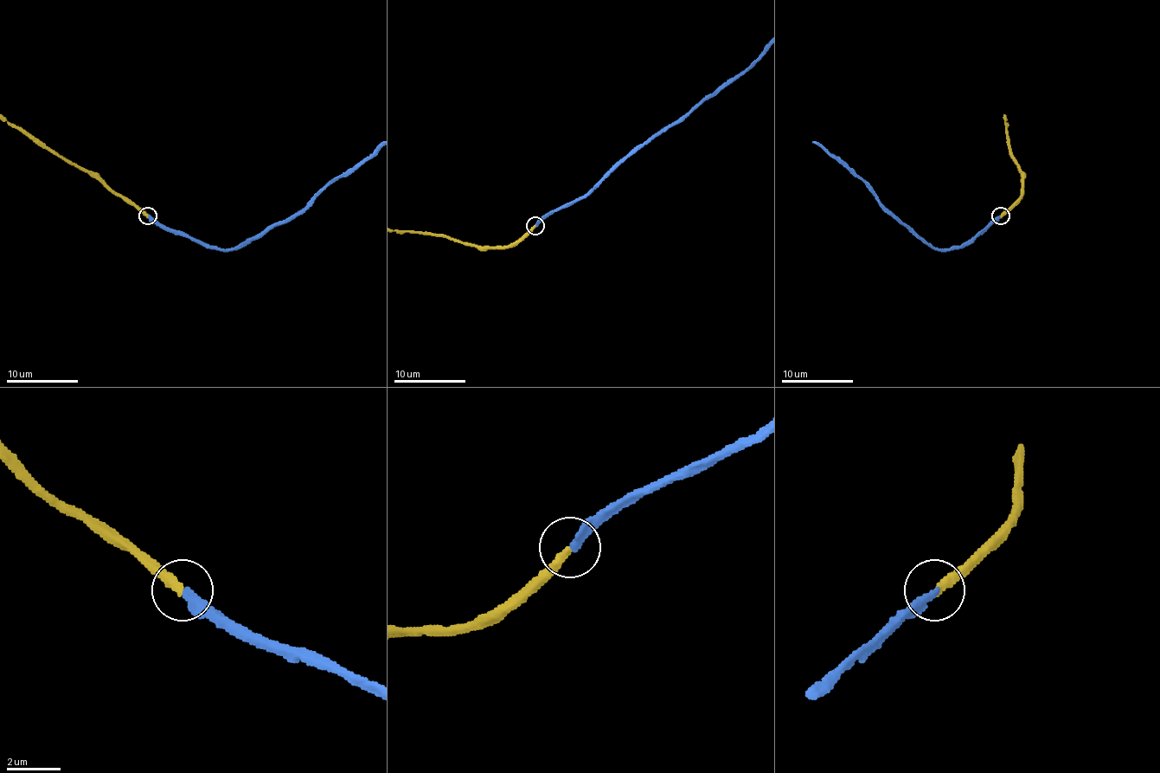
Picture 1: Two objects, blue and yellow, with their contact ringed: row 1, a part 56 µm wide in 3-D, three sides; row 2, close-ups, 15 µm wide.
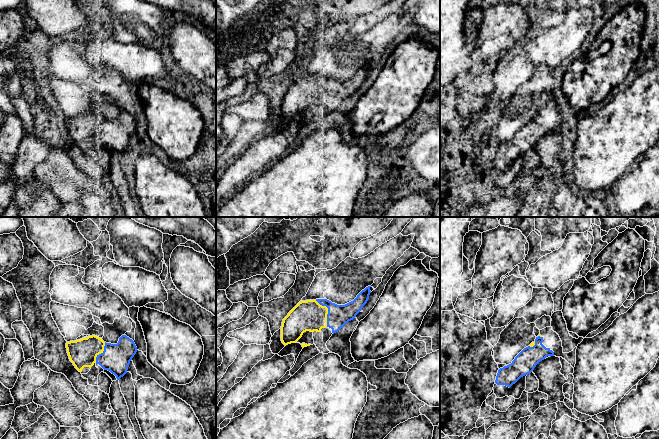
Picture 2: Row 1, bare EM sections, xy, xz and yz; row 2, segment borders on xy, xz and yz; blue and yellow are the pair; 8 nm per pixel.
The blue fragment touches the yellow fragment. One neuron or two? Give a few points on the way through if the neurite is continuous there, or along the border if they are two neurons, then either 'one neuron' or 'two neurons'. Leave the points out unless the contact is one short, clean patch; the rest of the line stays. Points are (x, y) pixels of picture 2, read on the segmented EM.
one neuron

